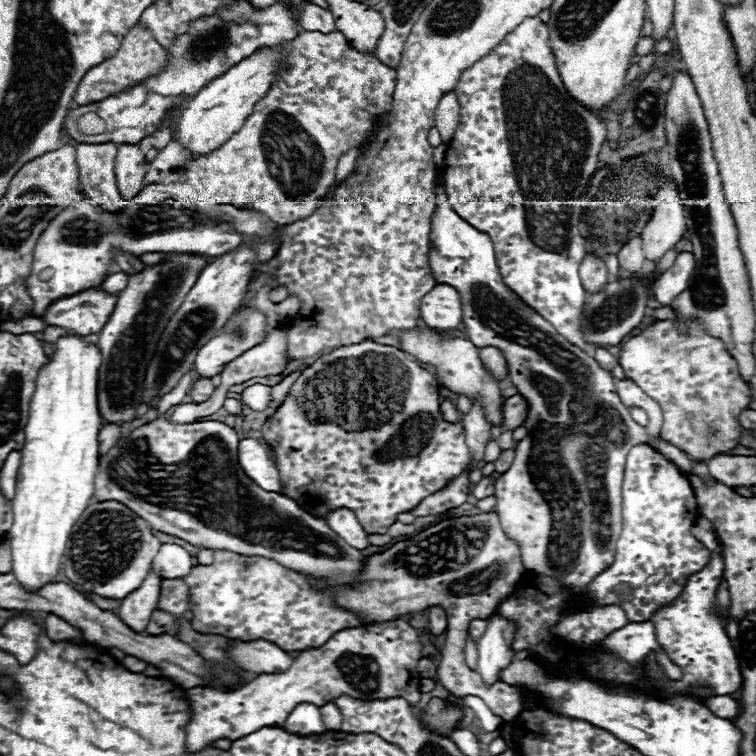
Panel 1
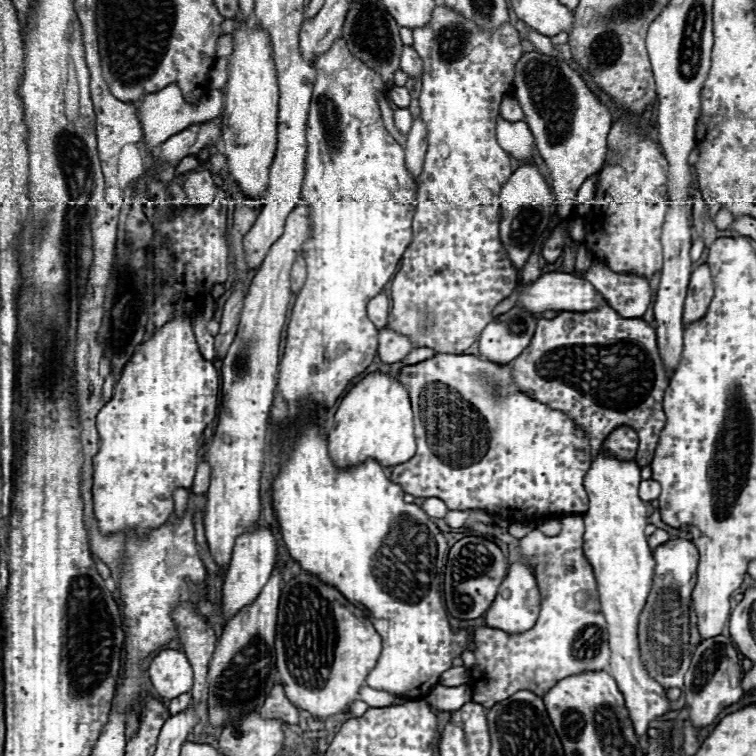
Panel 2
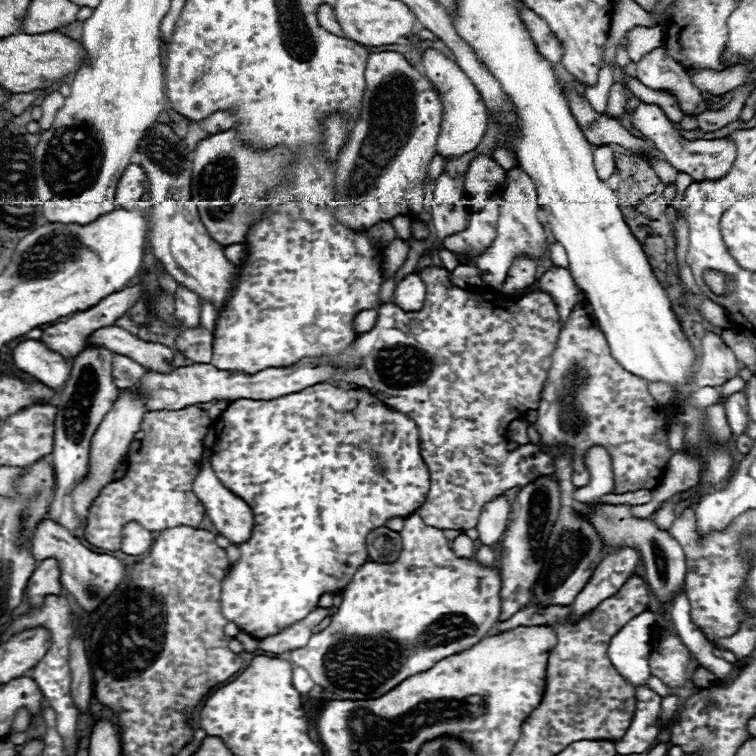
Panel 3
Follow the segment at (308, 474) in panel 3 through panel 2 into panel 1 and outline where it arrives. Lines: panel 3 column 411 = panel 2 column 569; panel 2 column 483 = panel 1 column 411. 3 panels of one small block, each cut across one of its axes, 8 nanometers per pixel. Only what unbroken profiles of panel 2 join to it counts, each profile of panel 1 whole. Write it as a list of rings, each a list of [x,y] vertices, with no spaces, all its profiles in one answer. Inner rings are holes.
[[[364,340],[360,344],[336,348],[330,354],[322,354],[312,366],[302,370],[302,374],[298,376],[298,380],[290,388],[284,404],[276,410],[274,418],[266,422],[262,438],[274,448],[274,458],[276,458],[276,464],[278,464],[278,470],[280,470],[280,476],[282,476],[282,482],[284,482],[282,492],[286,496],[296,500],[310,514],[320,512],[324,508],[326,510],[330,510],[330,508],[350,508],[356,514],[358,522],[364,526],[364,530],[368,530],[368,534],[386,534],[386,530],[396,522],[396,516],[400,512],[408,512],[408,510],[416,508],[424,498],[428,498],[428,496],[436,494],[438,490],[446,488],[464,470],[474,470],[472,454],[466,446],[462,424],[460,422],[456,422],[456,424],[446,422],[444,416],[442,416],[436,378],[428,370],[424,370],[416,360],[412,360],[408,354],[404,354],[402,350],[398,350],[394,346],[382,346],[374,340]]]

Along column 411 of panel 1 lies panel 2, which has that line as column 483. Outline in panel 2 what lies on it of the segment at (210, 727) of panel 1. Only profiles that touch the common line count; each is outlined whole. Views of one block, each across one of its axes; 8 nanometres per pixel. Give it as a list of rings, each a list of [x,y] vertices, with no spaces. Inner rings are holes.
[[[574,516],[560,518],[562,532],[558,536],[544,536],[540,530],[532,530],[520,538],[520,550],[530,560],[538,588],[542,594],[542,608],[536,624],[520,634],[506,634],[488,626],[476,626],[472,630],[472,652],[476,664],[470,670],[468,686],[472,690],[472,700],[482,702],[482,706],[492,708],[496,702],[506,700],[518,690],[530,690],[536,696],[544,698],[548,690],[562,678],[590,672],[590,670],[608,670],[610,666],[610,646],[608,646],[608,622],[600,610],[598,586],[594,580],[594,570],[588,558],[582,552],[582,528],[574,528]]]

